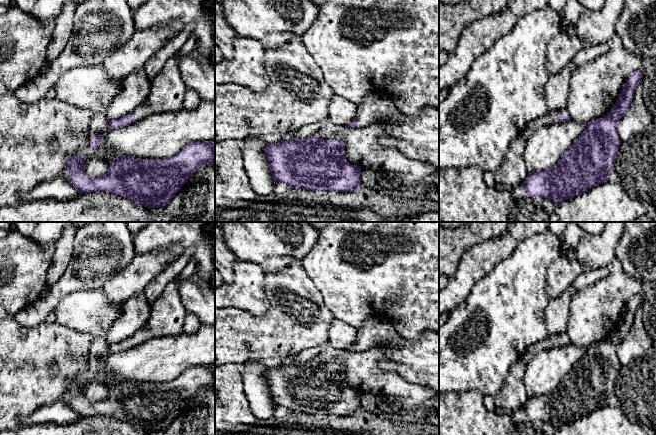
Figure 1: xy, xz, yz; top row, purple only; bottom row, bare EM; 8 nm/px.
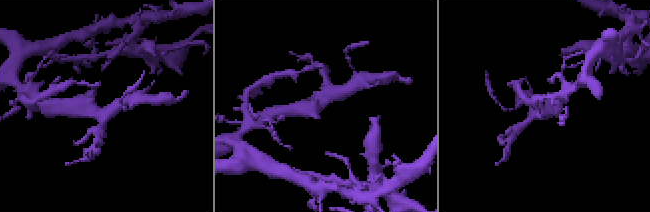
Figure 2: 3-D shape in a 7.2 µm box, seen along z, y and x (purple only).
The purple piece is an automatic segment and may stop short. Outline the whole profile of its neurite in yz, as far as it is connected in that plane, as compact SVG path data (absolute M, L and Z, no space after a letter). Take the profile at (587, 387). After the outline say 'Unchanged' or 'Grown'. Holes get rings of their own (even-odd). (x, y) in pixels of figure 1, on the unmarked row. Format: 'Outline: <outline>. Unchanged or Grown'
Outline: M640 293L629 299L611 334L603 341L586 347L585 355L556 389L544 395L529 396L523 407L512 411L513 424L527 421L550 422L558 430L567 423L572 423L594 410L607 406L609 397L614 394L616 379L621 367L617 350L626 336L630 334L636 311L641 307L641 300Z. Grown

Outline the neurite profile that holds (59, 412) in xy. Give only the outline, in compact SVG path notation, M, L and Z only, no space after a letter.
M59 400L49 406L38 408L32 415L21 419L24 426L42 423L54 423L60 425L77 422L81 416L72 410L68 404Z

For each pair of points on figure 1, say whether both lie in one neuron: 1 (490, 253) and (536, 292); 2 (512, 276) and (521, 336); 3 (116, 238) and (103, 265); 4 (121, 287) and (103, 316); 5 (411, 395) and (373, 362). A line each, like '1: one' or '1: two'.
1: two
2: one
3: one
4: two
5: one

